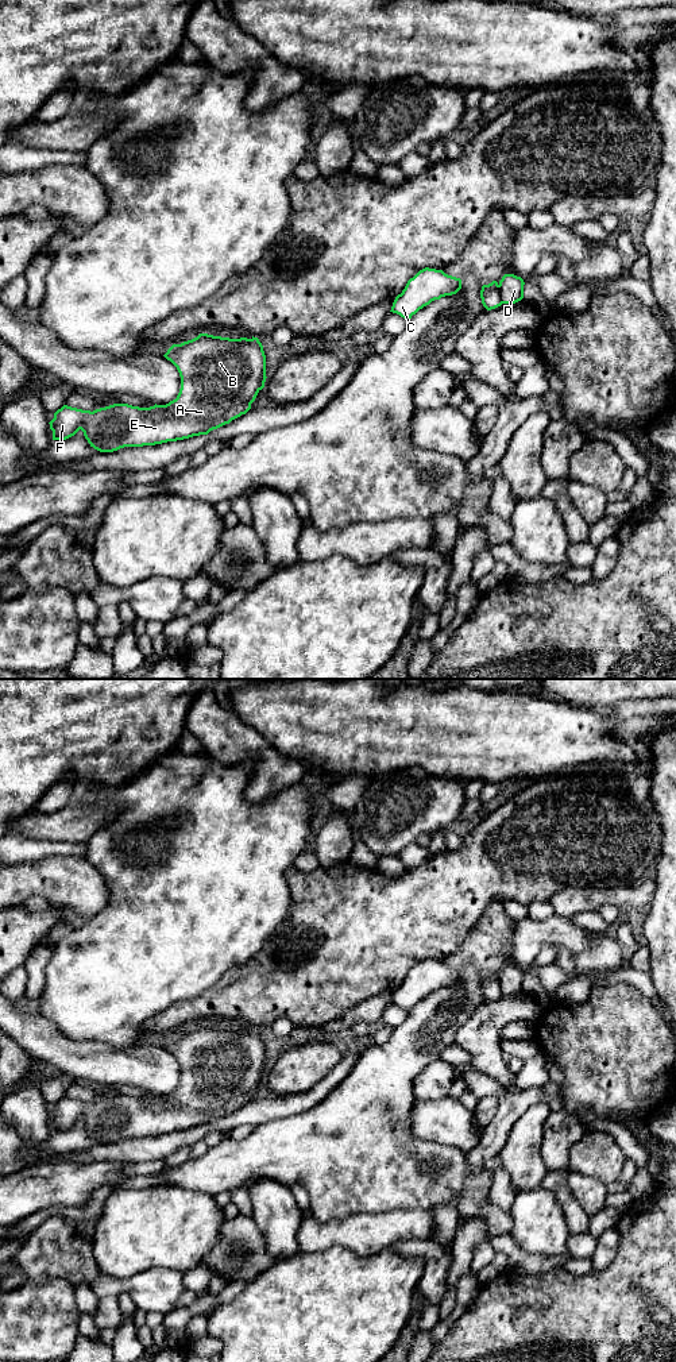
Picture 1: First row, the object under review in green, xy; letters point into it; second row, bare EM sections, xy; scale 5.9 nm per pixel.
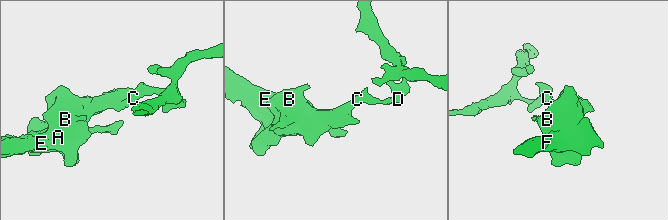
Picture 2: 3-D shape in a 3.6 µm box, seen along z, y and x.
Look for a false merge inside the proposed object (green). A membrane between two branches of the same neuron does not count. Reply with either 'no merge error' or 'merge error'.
merge error

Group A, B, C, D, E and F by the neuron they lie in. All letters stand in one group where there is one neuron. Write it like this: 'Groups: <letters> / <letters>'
Groups: A B C E F / D

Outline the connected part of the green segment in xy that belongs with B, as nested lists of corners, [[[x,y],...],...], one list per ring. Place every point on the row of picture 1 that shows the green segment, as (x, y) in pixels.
[[[200,333],[192,340],[173,344],[163,356],[177,367],[181,377],[175,400],[150,408],[113,404],[93,412],[63,405],[49,423],[53,440],[66,440],[81,429],[90,447],[100,452],[113,452],[124,447],[155,445],[208,435],[246,414],[267,378],[263,346],[254,336],[229,339]]]

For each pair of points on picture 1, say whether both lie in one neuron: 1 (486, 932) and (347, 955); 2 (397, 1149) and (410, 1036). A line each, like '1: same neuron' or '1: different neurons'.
1: different neurons
2: same neuron

